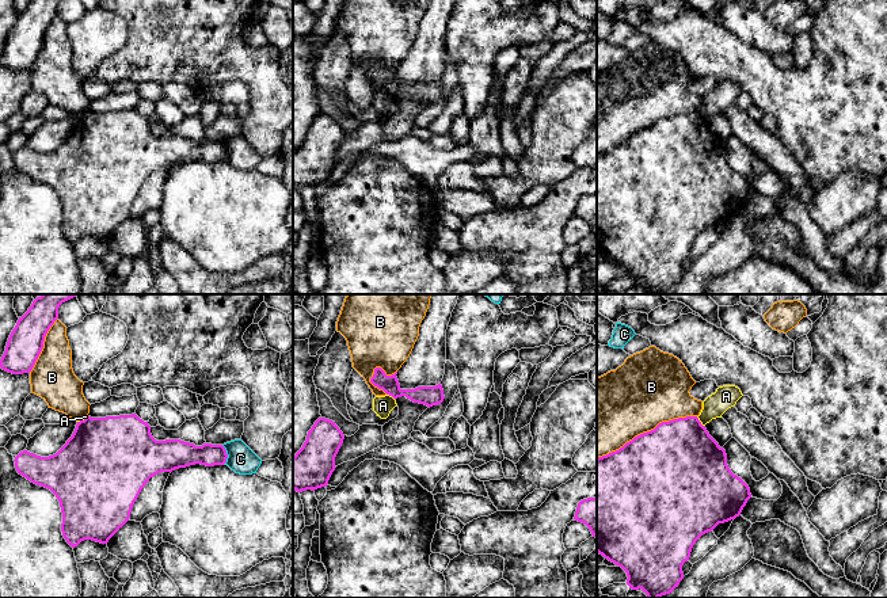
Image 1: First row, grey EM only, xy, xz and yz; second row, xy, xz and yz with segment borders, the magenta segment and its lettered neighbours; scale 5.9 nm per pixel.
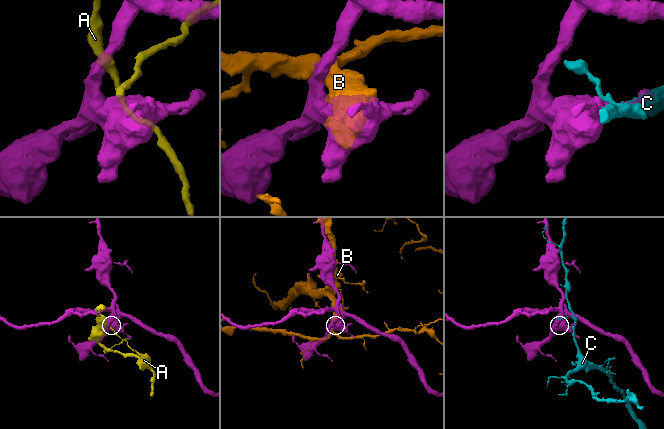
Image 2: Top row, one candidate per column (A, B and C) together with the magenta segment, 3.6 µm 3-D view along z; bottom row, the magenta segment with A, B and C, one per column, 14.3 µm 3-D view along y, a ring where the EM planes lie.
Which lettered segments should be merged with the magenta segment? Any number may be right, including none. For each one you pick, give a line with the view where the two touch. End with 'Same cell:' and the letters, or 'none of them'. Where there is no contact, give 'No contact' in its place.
Same cell: none of them

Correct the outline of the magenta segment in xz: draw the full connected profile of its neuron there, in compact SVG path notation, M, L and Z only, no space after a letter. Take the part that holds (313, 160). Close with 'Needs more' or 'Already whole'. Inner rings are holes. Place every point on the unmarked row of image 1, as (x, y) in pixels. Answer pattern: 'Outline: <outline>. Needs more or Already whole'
Outline: M319 114L308 127L307 137L293 153L293 186L302 188L327 183L335 167L335 153L344 132L335 118Z. Already whole

